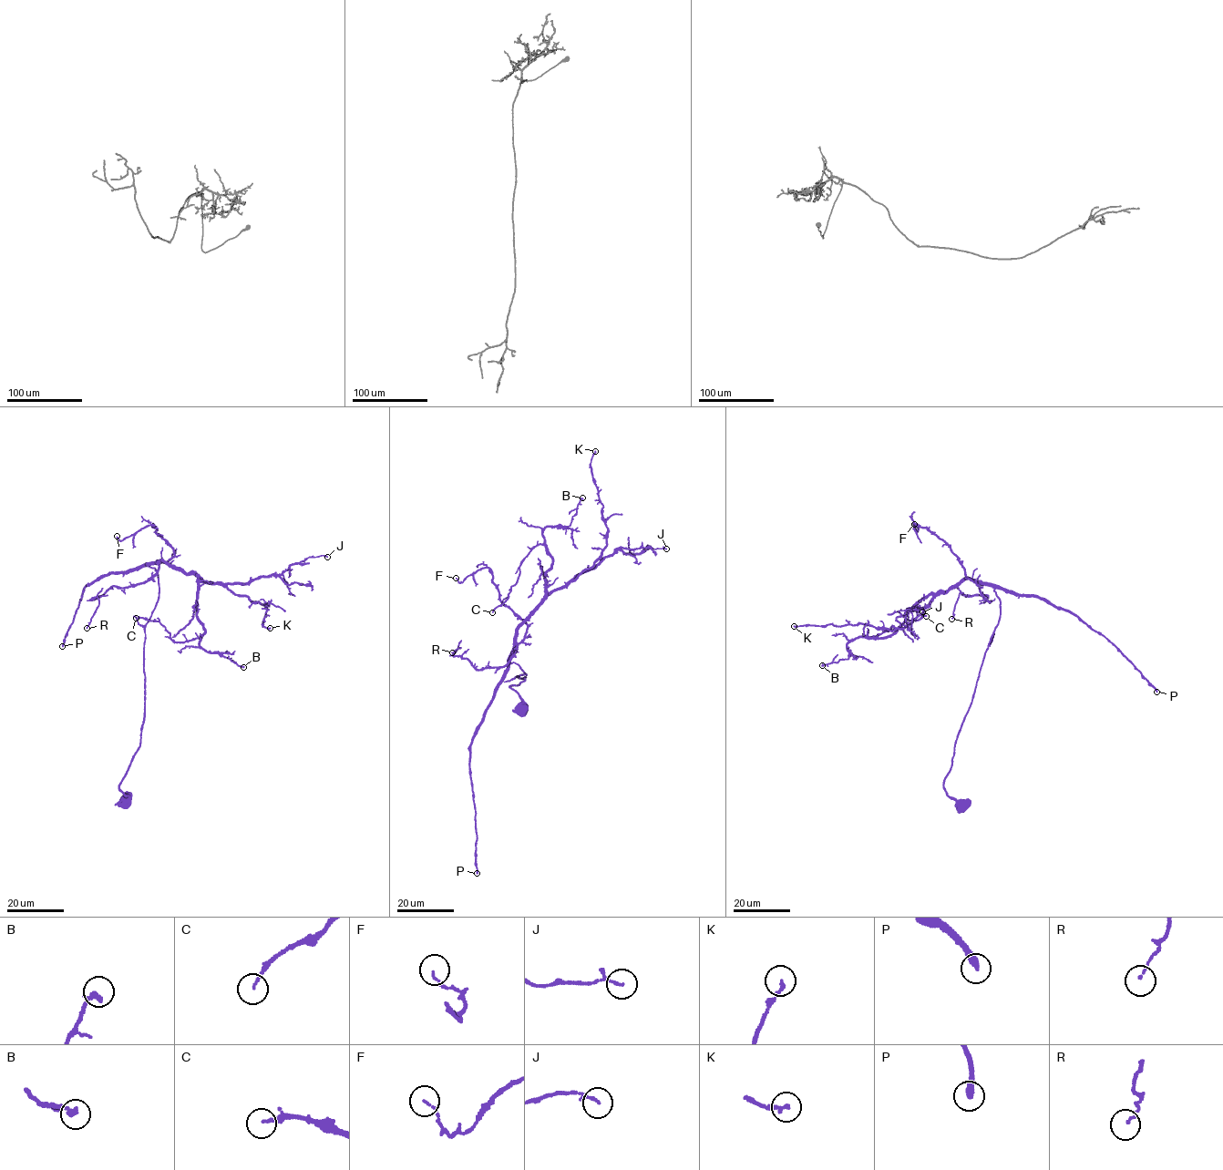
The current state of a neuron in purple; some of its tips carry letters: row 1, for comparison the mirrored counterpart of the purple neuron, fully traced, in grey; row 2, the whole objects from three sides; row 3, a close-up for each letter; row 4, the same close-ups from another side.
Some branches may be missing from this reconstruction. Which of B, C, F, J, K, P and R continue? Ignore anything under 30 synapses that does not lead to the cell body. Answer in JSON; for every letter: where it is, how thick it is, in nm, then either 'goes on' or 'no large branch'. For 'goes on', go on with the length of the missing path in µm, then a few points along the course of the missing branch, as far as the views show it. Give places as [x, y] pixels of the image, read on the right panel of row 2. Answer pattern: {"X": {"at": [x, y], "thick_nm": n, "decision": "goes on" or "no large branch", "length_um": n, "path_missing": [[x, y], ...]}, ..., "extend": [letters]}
{"B": {"at": [822, 665], "thick_nm": 240, "decision": "no large branch"}, "C": {"at": [926, 616], "thick_nm": 120, "decision": "no large branch"}, "F": {"at": [914, 524], "thick_nm": 90, "decision": "no large branch"}, "J": {"at": [922, 611], "thick_nm": 70, "decision": "no large branch"}, "K": {"at": [794, 626], "thick_nm": 150, "decision": "no large branch"}, "P": {"at": [1156, 692], "thick_nm": 320, "decision": "goes on", "length_um": 400}, "R": {"at": [951, 619], "thick_nm": 90, "decision": "no large branch"}, "extend": ["P"]}

